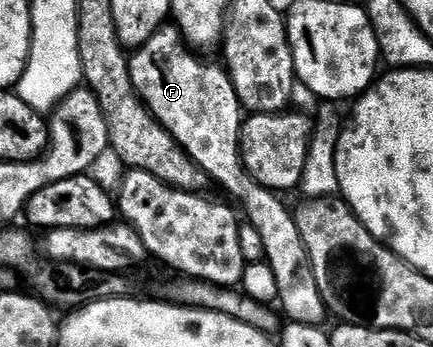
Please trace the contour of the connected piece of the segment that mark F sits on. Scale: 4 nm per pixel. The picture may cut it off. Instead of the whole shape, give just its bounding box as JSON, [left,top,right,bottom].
[130,26,329,327]

